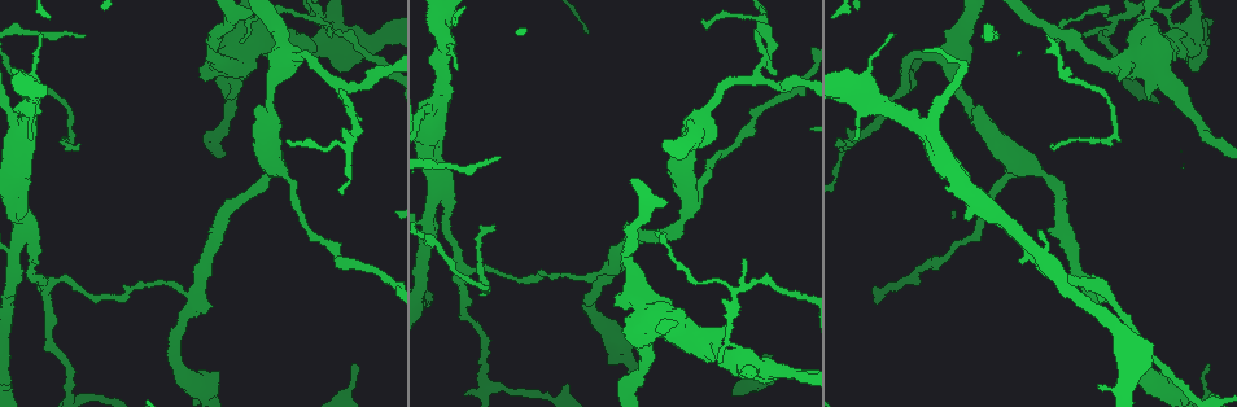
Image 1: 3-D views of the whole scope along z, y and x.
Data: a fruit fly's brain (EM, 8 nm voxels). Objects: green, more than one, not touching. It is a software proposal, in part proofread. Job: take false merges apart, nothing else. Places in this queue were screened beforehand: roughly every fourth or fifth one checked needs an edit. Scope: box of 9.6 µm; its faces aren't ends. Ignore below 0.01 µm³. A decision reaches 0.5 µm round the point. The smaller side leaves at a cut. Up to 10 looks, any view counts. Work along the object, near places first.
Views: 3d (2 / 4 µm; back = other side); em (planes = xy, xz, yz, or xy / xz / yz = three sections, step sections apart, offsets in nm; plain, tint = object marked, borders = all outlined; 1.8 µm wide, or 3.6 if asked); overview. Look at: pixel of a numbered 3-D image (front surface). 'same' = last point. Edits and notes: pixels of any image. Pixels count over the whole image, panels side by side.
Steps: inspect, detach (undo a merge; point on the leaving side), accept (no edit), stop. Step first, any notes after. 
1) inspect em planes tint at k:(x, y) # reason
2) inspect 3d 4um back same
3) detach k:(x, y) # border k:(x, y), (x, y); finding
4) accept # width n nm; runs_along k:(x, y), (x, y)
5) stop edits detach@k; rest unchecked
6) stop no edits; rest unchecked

inspect 3d 4um at 1:(636, 294)

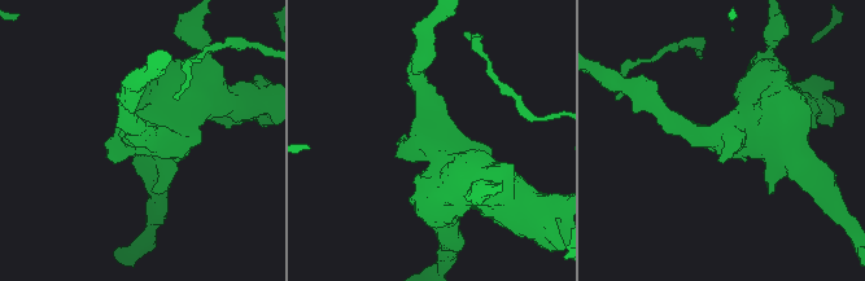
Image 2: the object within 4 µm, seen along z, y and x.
inspect em 3.6um planes tint at 2:(144, 138)

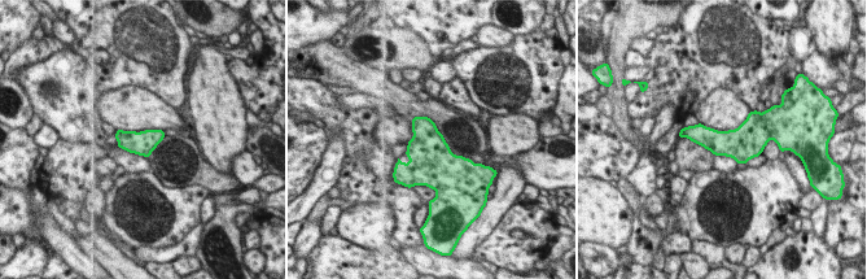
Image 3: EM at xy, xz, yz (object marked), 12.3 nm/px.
accept # all the same neuron

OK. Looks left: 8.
inspect em yz step 8 tint at 1:(1113, 19) # abrupt turn

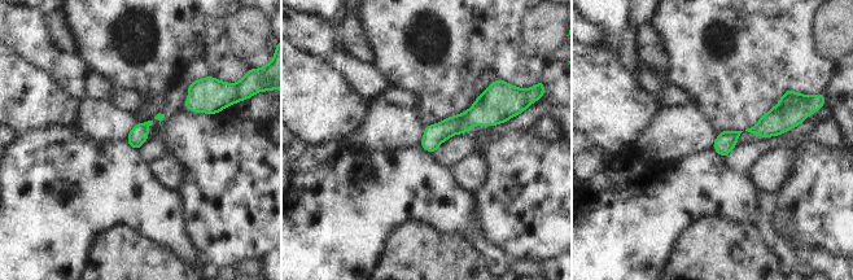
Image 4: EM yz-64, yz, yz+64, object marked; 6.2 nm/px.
accept # one neuron here

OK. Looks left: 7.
inspect em planes tint at 1:(607, 270) # two arms in line, one across

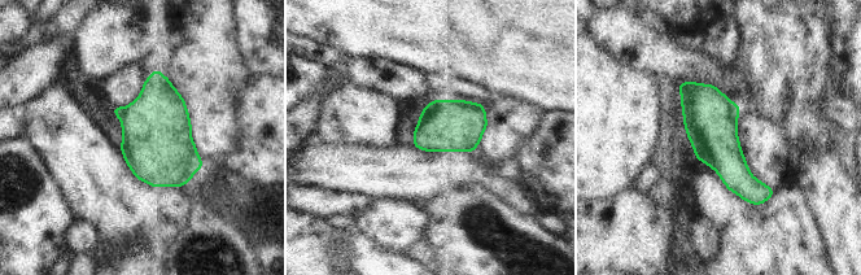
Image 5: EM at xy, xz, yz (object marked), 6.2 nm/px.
detach 5:(118, 110) # border 5:(123, 108), (123, 114), (119, 118); a second neuron is stuck on

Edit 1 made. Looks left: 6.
stop edits detach@5; rest unchecked

